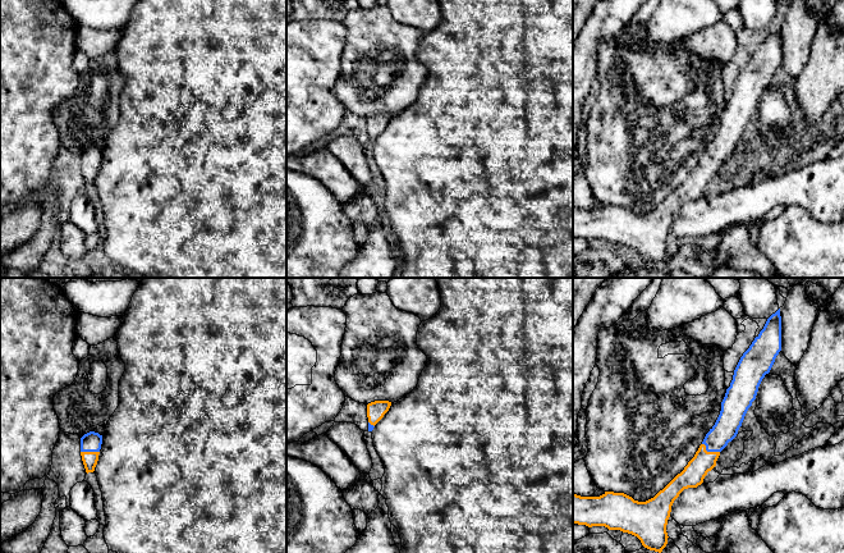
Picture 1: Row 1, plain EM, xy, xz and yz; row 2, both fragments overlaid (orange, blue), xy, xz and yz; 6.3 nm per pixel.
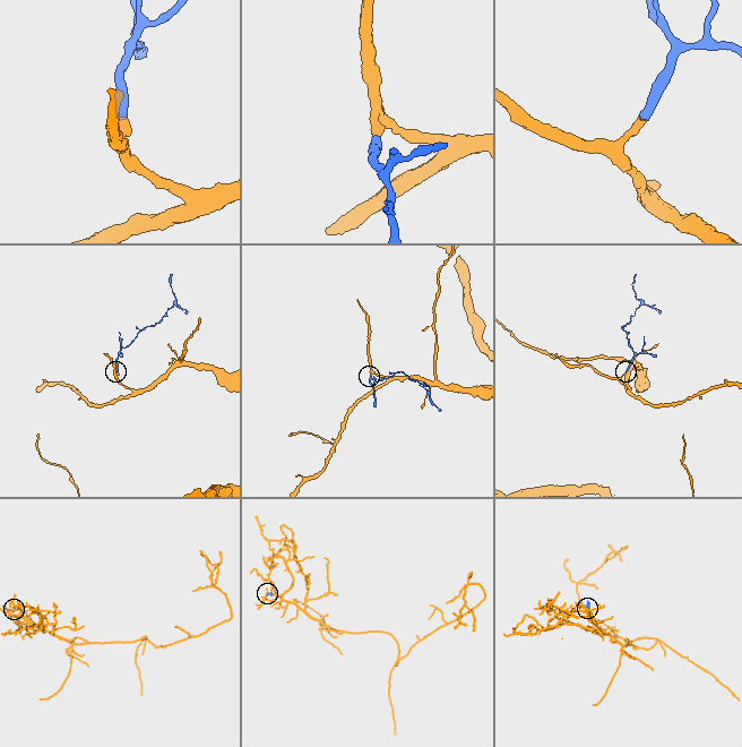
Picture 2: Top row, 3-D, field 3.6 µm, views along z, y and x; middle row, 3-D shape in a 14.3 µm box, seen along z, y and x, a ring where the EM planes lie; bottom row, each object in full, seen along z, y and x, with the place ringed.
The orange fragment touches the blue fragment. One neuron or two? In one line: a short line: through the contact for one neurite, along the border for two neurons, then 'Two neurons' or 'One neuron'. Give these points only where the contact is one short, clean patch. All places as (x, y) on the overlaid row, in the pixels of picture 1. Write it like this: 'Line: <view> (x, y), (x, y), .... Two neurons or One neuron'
Line: yz (693, 474), (710, 452), (711, 446), (725, 429). One neuron

